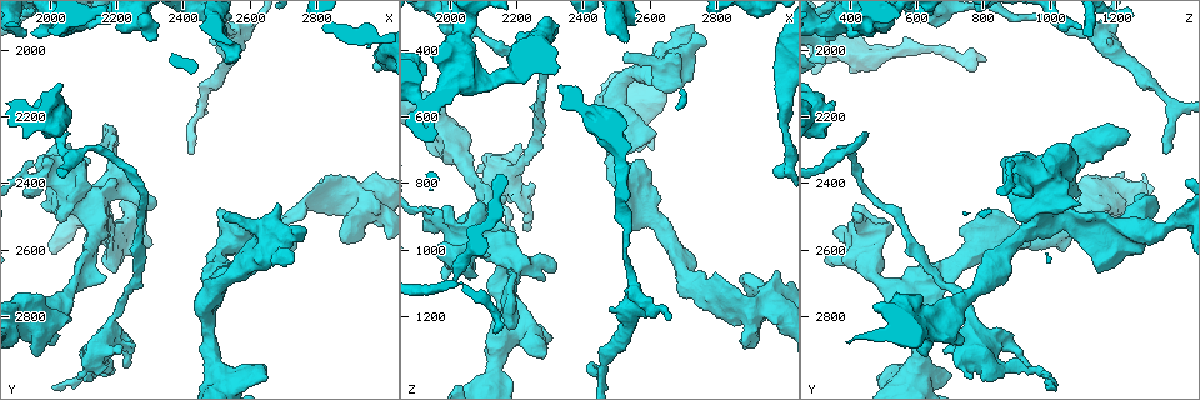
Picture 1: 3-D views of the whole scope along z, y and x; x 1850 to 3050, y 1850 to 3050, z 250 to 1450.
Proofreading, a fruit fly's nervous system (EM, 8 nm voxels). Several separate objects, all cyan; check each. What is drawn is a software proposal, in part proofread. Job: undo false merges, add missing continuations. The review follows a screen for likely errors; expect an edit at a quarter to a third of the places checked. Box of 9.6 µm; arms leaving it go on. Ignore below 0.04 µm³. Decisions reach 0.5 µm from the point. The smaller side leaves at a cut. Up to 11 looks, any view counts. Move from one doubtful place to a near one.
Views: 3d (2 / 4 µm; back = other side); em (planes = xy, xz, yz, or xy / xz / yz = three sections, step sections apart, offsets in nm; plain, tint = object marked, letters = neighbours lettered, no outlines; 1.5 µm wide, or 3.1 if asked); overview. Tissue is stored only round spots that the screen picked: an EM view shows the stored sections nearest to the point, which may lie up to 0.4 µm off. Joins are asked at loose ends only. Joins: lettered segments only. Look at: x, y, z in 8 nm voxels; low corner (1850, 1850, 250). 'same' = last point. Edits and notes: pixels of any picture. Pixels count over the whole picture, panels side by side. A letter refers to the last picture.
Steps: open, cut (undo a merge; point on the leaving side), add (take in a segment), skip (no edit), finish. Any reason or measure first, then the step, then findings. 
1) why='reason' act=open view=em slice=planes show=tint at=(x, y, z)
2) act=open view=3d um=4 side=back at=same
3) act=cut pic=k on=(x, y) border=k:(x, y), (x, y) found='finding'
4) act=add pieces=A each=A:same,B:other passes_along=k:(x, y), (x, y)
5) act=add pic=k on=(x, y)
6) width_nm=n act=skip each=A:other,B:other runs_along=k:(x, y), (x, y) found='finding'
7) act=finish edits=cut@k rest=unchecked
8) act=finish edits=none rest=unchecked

why='calibre changes' act=open view=3d um=2 at=(2550, 1950, 1130)

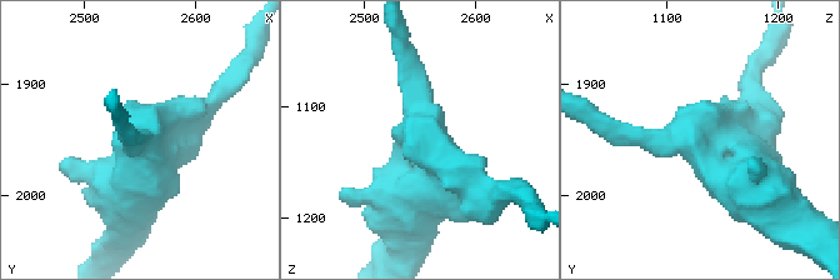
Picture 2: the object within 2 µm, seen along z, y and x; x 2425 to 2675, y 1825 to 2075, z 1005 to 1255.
arms=3 act=open view=em slice=planes show=letters at=(2548, 1946, 1124)

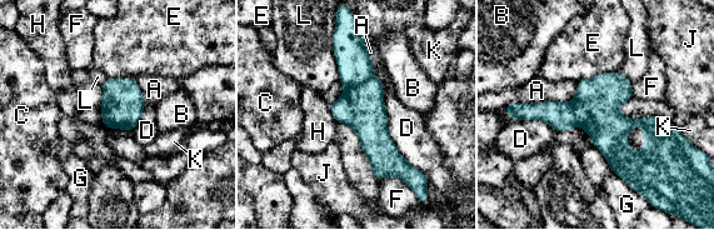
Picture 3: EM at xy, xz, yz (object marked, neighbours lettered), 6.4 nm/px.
longest_contact=D:750nm act=cut pic=3 on=(362, 106) each=A:other,B:other,C:other,D:other,E:other,F:other,G:other,H:other,J:other,K:other,L:other border=3:(373, 75), (345, 89) found='a second cell is stuck on'

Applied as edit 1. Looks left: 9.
why='sudden change in width' act=open view=em slice=planes show=tint at=(1920, 2400, 890)

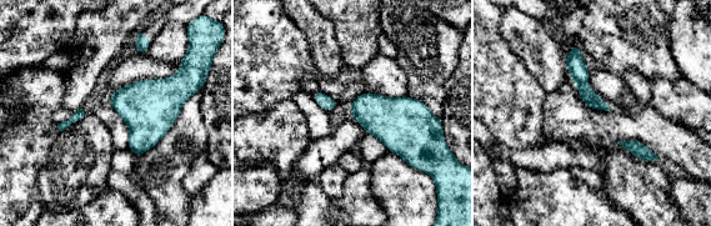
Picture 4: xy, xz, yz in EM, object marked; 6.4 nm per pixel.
act=open view=em slice=planes show=letters at=same

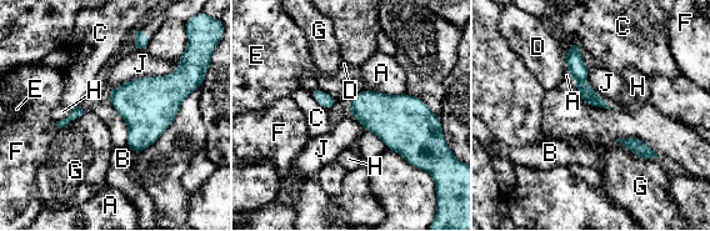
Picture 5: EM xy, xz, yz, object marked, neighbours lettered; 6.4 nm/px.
longest_contact=J:500nm act=cut pic=5 on=(574, 60) each=A:other,B:other,C:other,D:other,E:other,F:other,G:other,H:other,J:other found='a second cell is stuck on'

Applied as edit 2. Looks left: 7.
why='an open end' act=open view=em slice=planes show=tint at=(2060, 2240, 460)

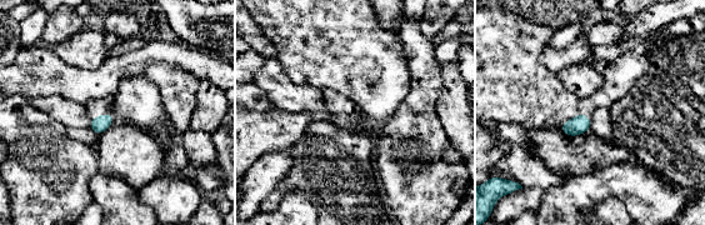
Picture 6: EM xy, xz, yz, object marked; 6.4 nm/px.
act=open view=em slice=planes show=letters at=same

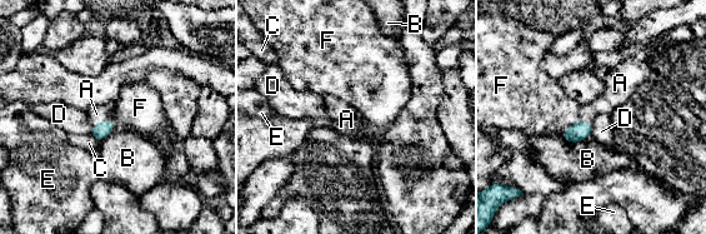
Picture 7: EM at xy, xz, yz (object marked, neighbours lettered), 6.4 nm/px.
longest_contact=B:200nm act=add pieces=A each=A:same,B:other,C:other,D:other,E:other,F:other found='the cell continues'

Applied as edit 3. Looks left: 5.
why='redraw' act=open view=overview

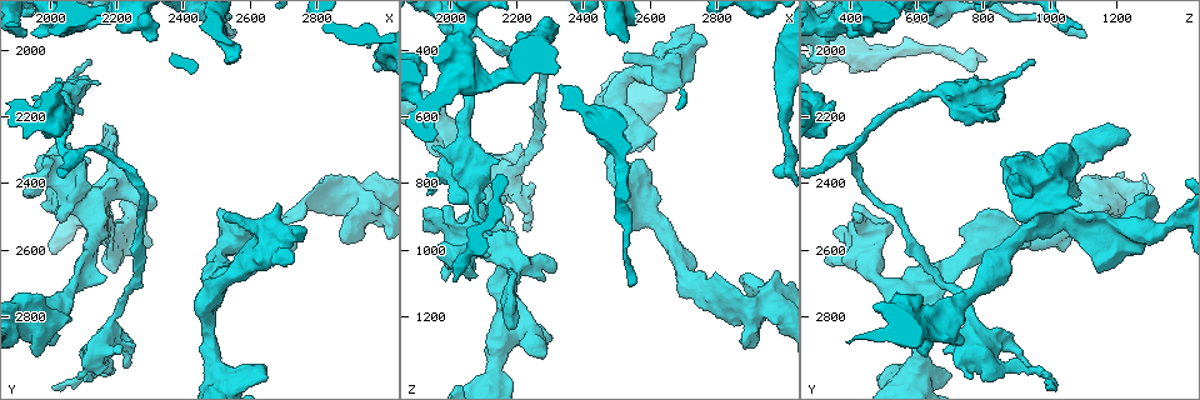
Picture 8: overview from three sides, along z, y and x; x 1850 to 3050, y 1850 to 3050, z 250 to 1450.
why='an open end' act=open view=3d um=2 at=(2650, 3000, 490)

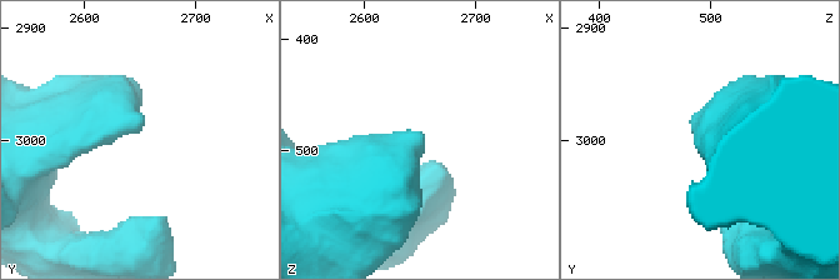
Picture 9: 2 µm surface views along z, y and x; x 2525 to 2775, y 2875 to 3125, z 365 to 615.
why='need the tissue' act=open view=em um=3.1 slice=xy step=8 show=letters at=(2650, 2994, 492)

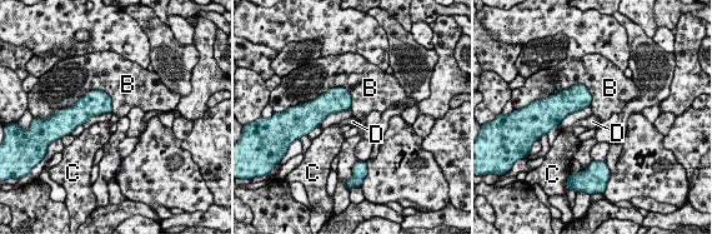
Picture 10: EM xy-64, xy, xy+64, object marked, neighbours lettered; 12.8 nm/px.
act=skip each=B:other,C:other,D:other border=10:(73, 105), (104, 90), (113, 110) found='none of them fits'

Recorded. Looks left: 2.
act=finish edits=cut@3,cut@5,add@7 rest=unchecked

